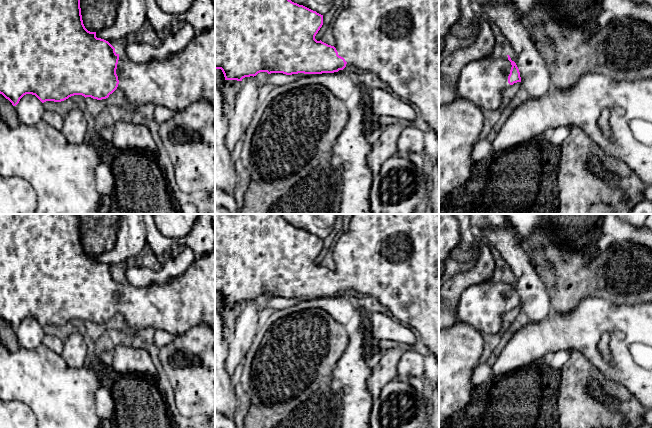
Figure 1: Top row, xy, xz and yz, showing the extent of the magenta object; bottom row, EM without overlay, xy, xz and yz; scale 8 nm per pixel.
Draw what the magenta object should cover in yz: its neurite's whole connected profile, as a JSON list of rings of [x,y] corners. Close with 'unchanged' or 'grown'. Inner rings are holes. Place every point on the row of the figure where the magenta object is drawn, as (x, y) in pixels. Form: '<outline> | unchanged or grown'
[[[509,55],[502,58],[488,56],[472,61],[461,69],[457,82],[456,97],[470,100],[482,110],[495,110],[501,105],[503,92],[517,82],[521,82],[520,72]]] | grown

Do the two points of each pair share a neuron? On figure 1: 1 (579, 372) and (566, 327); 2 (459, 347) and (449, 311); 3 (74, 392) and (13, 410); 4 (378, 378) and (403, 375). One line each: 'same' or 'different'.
1: different
2: different
3: different
4: different

